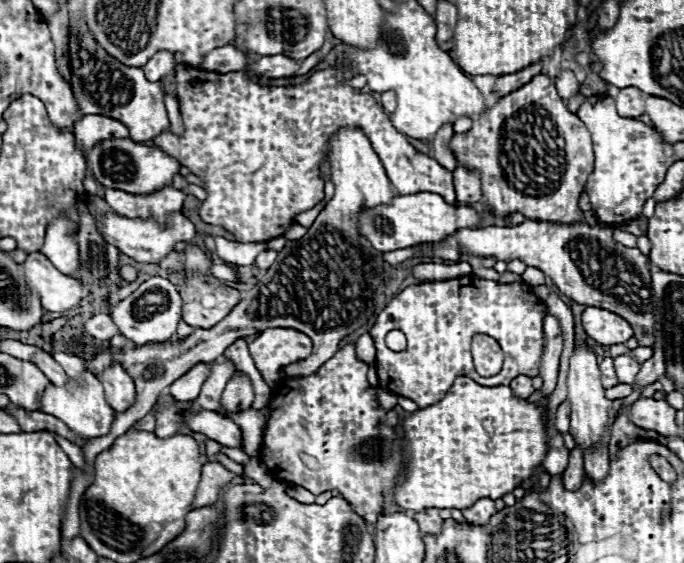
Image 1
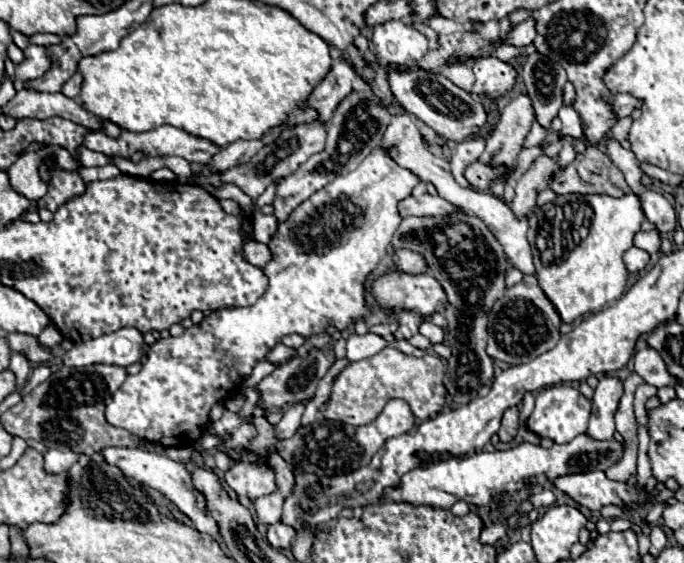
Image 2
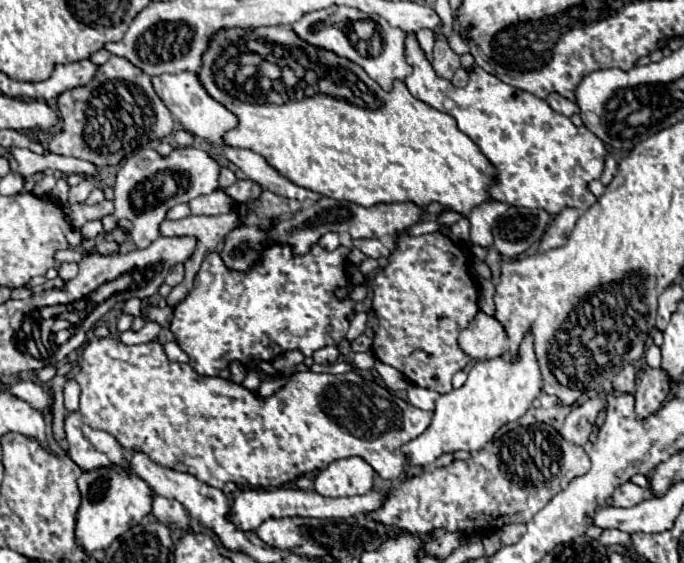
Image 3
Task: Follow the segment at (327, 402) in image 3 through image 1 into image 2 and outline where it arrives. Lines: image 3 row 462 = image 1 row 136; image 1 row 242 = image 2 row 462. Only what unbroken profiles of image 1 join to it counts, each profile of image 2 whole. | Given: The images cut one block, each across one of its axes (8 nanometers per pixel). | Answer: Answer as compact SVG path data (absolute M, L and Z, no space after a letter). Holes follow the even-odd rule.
M240 462L238 466L232 466L226 472L224 480L238 496L244 496L250 500L256 500L256 498L276 490L274 472L266 464Z

